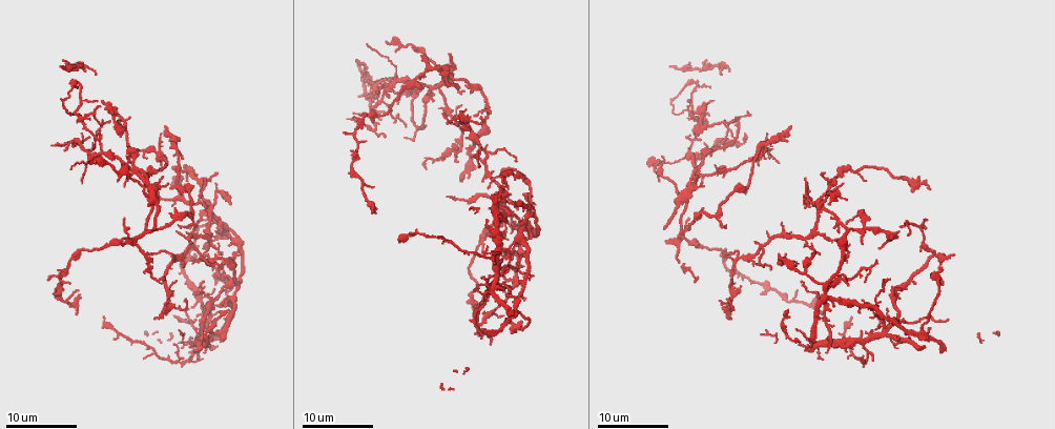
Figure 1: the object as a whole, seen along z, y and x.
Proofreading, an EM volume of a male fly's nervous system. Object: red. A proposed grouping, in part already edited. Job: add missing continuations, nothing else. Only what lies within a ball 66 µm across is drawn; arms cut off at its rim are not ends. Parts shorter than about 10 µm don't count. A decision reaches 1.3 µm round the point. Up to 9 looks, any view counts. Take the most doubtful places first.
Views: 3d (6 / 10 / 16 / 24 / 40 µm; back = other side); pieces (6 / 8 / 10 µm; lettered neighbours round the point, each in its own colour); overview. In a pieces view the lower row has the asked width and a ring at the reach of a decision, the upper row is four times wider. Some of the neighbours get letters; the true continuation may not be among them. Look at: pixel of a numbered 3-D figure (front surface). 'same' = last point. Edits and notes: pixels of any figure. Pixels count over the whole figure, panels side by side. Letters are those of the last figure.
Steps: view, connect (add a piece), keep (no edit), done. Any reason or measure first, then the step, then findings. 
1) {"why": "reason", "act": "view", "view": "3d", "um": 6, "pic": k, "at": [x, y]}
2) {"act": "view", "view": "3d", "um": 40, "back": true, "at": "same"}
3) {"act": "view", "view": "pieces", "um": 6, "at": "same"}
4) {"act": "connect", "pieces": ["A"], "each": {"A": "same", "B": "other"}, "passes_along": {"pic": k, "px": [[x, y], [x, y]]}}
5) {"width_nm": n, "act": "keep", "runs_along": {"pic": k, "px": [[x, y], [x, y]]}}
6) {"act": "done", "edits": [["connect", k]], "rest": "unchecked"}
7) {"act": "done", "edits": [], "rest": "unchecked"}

{"why": "end of a long branch", "act": "view", "view": "3d", "um": 24, "pic": 1, "at": [792, 128]}

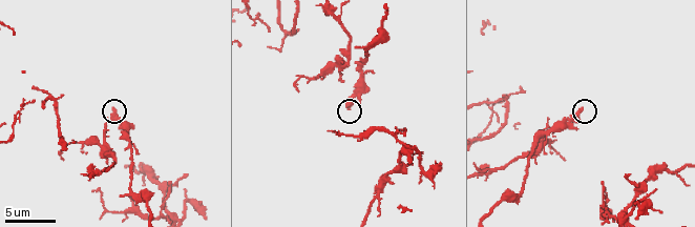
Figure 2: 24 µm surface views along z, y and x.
{"act": "view", "view": "pieces", "um": 8, "pic": 2, "at": [348, 108]}

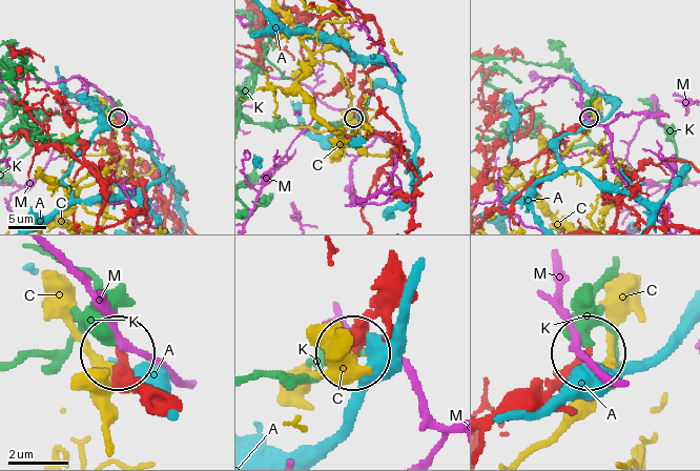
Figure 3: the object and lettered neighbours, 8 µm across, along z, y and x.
{"act": "keep", "each": {"A": "other", "C": "other", "K": "other", "M": "other"}, "found": "no lettered piece goes on from it"}

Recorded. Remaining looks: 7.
{"why": "free end", "act": "view", "view": "3d", "um": 16, "pic": 1, "at": [487, 236]}

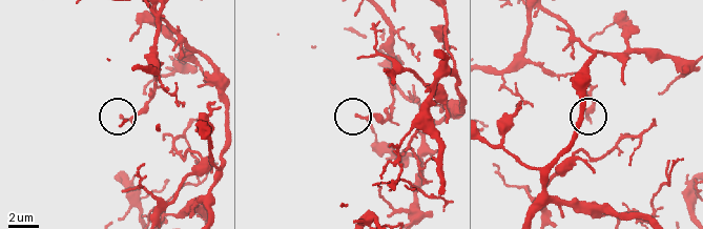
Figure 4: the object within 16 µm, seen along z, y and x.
{"act": "view", "view": "pieces", "um": 8, "pic": 4, "at": [357, 115]}

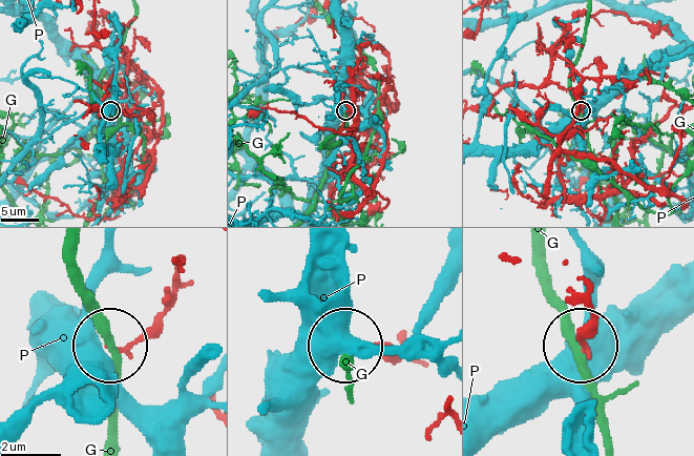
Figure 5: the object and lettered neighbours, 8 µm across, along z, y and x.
{"act": "keep", "each": {"G": "other", "P": "other"}, "runs_along": {"pic": 5, "px": [[179, 260], [164, 315], [133, 343], [113, 346]]}, "found": "no lettered piece goes on from it"}

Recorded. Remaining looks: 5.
{"why": "branch stops here", "act": "view", "view": "3d", "um": 16, "pic": 1, "at": [233, 254]}

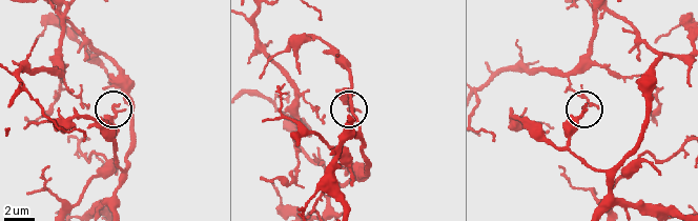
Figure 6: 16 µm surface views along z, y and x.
{"why": "what lies round it", "act": "view", "view": "pieces", "um": 10, "pic": 6, "at": [115, 107]}

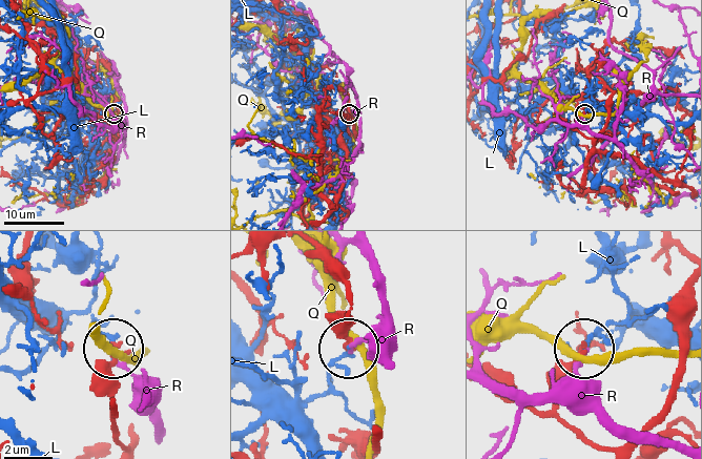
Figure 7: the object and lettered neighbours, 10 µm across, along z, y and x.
{"act": "keep", "each": {"L": "other", "Q": "other", "R": "other"}, "found": "none of them fits"}

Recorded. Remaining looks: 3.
{"why": "branch stops here", "act": "view", "view": "pieces", "um": 6, "pic": 2, "at": [23, 71]}

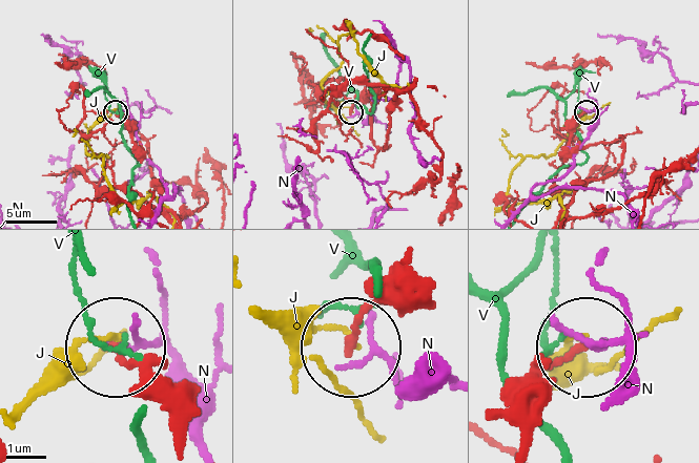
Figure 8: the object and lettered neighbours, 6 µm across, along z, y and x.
{"act": "keep", "each": {"J": "other", "N": "other", "V": "other"}, "runs_along": {"pic": 8, "px": [[397, 282], [348, 346]]}, "found": "no lettered piece goes on from it"}

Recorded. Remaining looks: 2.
{"act": "done", "edits": [], "rest": "unchecked"}

